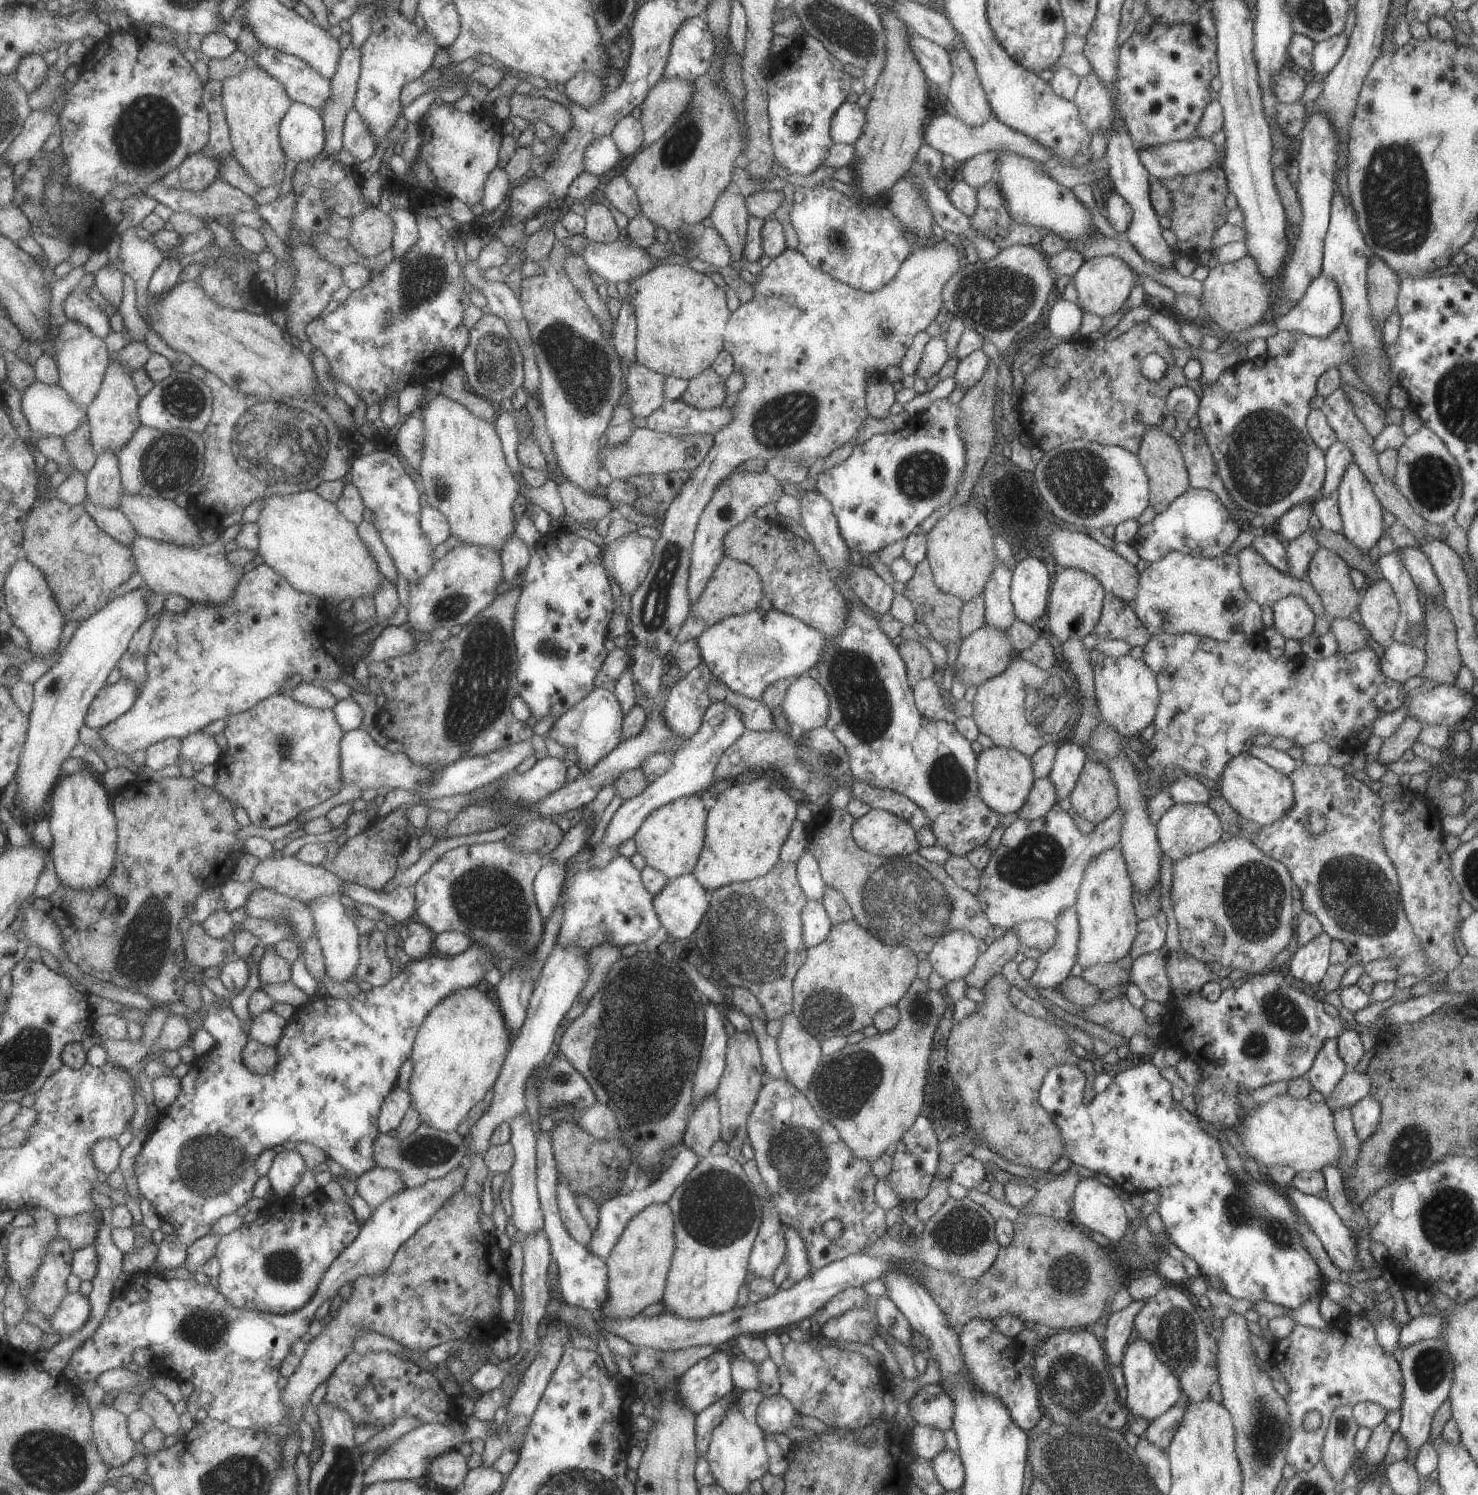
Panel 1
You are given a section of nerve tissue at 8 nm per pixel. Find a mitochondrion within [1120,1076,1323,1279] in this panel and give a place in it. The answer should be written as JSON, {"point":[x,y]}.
{"point":[1241,1210]}

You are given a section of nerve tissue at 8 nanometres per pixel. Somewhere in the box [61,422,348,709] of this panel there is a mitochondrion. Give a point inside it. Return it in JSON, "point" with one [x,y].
{"point":[166,460]}

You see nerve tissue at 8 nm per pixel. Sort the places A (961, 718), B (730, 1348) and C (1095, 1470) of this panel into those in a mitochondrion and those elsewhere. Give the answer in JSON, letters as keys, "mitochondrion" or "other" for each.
{"A":"other","B":"other","C":"mitochondrion"}

